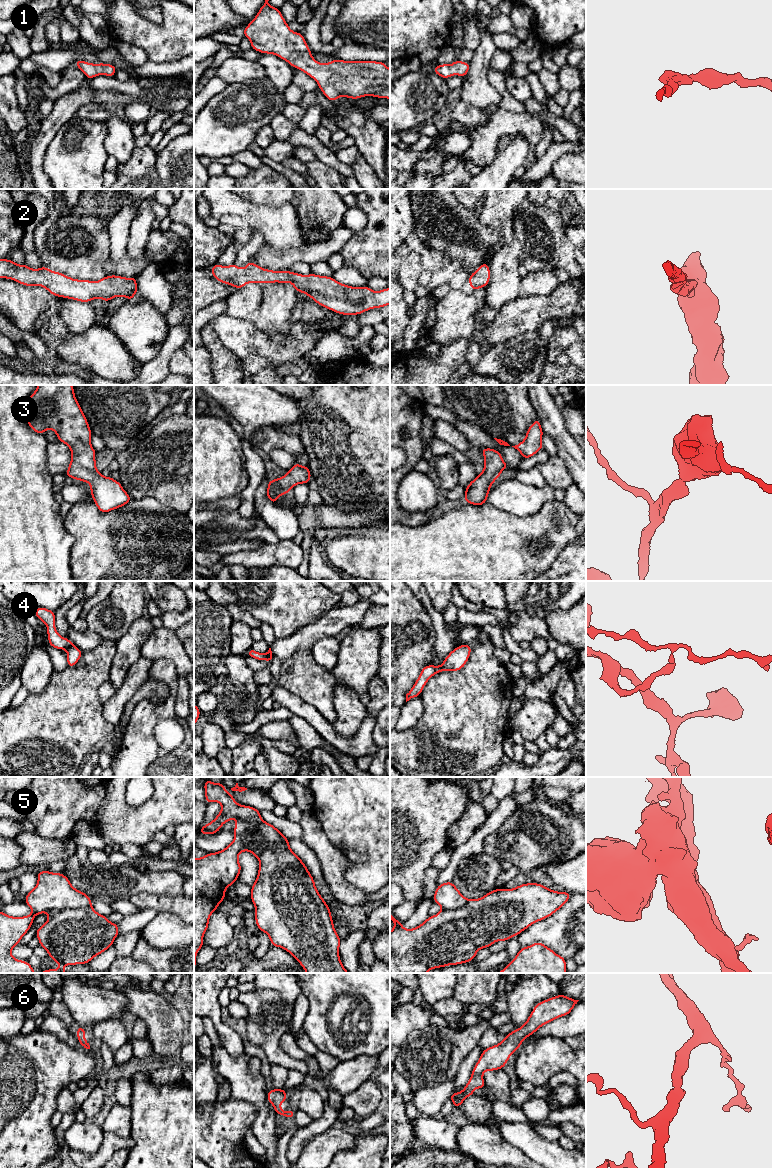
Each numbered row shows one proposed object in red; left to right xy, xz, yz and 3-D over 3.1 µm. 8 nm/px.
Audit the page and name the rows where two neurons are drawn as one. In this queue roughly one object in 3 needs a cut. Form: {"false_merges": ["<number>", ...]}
{"false_merges": ["4"]}

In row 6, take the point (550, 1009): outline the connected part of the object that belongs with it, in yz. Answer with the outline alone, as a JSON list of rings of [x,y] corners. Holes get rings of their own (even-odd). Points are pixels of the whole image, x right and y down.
[[[563,994],[536,1003],[527,1021],[520,1029],[514,1029],[497,1045],[484,1049],[472,1070],[471,1077],[462,1091],[453,1092],[450,1096],[455,1108],[459,1108],[464,1100],[474,1094],[476,1088],[486,1086],[483,1073],[503,1069],[510,1056],[518,1051],[524,1039],[534,1034],[540,1027],[562,1016],[567,1016],[579,1000]]]

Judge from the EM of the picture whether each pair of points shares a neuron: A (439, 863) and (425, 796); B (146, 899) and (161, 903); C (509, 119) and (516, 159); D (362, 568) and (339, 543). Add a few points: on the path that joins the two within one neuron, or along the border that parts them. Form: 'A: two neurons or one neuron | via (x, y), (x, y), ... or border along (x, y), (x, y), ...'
A: two neurons | border along (447, 846), (436, 854), (431, 865)
B: one neuron | via (150, 901), (157, 902)
C: two neurons | border along (511, 137), (520, 134), (532, 148)
D: one neuron | via (356, 562), (343, 549)

